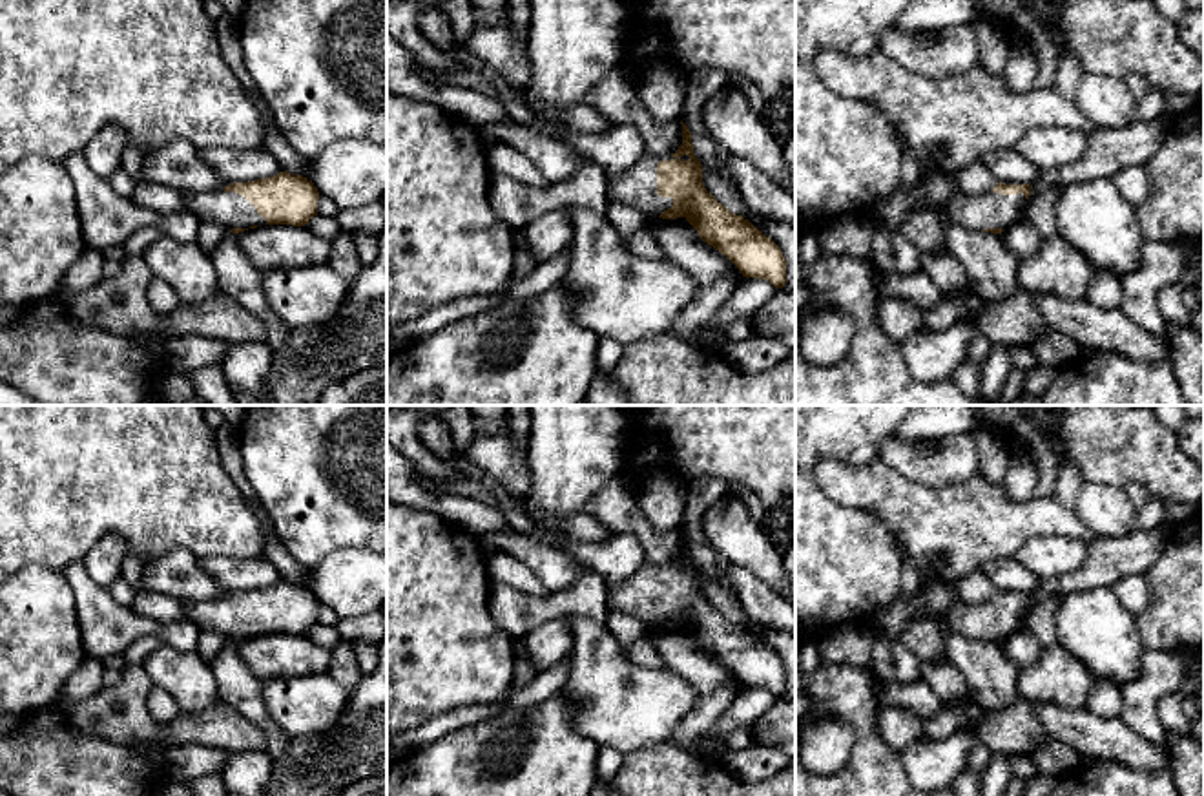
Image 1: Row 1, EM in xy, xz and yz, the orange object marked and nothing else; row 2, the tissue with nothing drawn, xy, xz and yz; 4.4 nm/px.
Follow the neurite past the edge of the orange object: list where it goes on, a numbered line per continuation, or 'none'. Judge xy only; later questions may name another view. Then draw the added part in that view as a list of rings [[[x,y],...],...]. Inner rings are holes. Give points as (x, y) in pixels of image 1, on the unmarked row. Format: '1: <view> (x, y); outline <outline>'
1: xy (228, 617); outline [[[179,601],[186,608],[188,621],[192,621],[197,630],[215,630],[228,639],[266,634],[254,613],[235,601]]]

